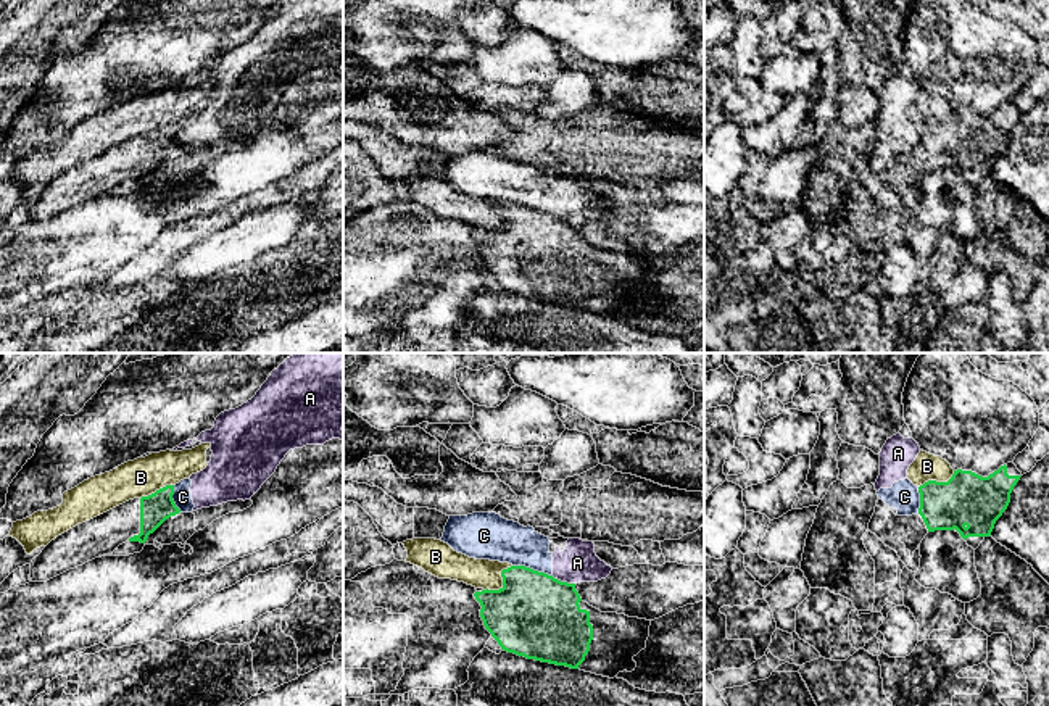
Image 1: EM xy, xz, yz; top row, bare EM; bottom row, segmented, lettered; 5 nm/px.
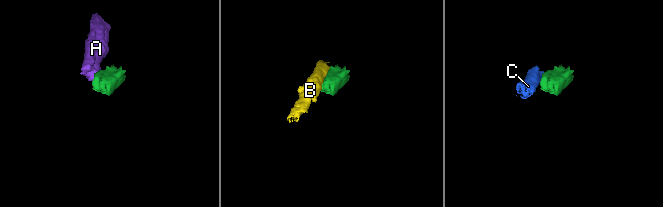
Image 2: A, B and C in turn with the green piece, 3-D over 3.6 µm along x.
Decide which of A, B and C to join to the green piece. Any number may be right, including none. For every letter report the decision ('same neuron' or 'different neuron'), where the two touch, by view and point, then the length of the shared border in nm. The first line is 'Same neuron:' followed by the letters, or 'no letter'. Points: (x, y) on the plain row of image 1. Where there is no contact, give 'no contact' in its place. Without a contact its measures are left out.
Same neuron: no letter
A: different neuron | xz (563, 221) | 130 nm
B: different neuron | xz (503, 221) | 190 nm
C: different neuron | xz (532, 208) | 200 nm

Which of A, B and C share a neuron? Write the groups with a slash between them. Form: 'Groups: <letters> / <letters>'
Groups: A C / B

